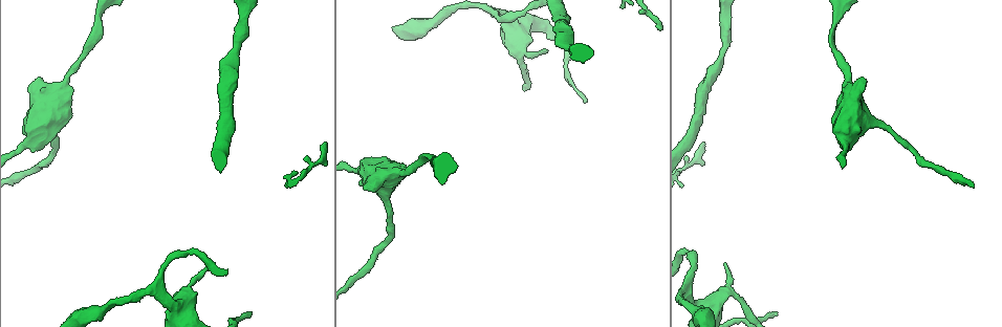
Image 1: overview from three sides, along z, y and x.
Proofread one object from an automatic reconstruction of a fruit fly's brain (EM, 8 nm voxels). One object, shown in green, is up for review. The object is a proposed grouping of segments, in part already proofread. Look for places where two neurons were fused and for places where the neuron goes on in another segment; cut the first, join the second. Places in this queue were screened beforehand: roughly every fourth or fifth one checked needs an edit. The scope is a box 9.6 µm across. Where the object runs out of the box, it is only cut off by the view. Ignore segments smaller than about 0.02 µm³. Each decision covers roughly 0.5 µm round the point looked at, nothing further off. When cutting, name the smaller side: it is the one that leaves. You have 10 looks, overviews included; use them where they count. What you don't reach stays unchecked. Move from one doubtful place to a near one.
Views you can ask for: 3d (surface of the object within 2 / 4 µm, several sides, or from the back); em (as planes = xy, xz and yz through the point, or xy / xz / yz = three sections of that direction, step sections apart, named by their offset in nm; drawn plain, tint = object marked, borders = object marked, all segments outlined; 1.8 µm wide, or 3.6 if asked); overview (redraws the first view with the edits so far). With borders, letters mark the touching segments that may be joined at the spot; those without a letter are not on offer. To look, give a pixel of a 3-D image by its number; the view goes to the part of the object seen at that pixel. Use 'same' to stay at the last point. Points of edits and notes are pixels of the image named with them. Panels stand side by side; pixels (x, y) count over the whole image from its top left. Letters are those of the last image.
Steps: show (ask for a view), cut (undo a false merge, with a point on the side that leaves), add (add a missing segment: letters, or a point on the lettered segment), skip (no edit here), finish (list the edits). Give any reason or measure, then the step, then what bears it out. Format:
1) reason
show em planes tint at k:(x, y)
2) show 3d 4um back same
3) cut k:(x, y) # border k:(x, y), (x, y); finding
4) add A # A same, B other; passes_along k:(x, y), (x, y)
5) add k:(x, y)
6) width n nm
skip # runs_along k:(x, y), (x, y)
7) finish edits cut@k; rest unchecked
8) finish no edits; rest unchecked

three arms meet
show em 3.6um planes tint at 1:(177, 312)

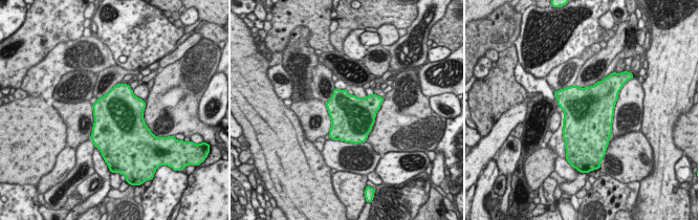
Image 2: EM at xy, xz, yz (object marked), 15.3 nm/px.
show em 3.6um planes borders same

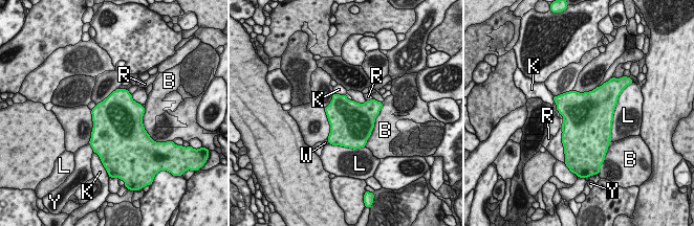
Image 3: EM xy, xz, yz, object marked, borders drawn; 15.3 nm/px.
width 650 nm
skip # B other, K other, L other, R other, W other, Y other; border 3:(333, 92), (345, 94); continuous, no second neuron

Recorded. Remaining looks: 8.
branch stops here
show em planes borders at 1:(546, 50)

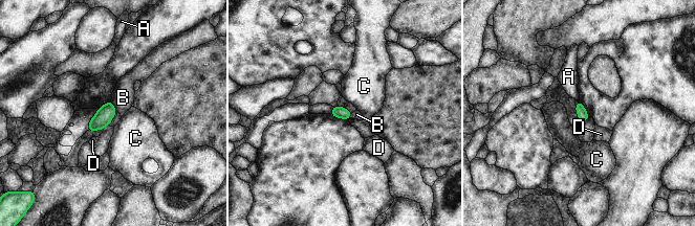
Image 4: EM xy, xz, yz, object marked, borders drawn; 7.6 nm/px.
longest_contact B 100 nm
skip # A other, B other, C other, D other; border 4:(111, 100), (117, 111); no lettered segment goes on from it

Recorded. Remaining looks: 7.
calibre changes
show em planes plain at 1:(91, 316)

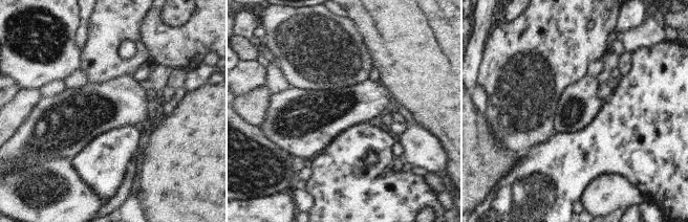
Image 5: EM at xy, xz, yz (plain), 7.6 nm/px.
show em planes tint same

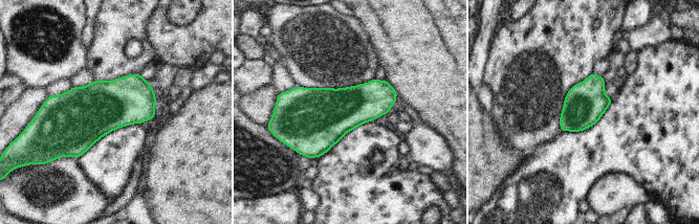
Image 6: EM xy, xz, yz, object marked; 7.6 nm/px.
see the neighbours
show em planes borders same

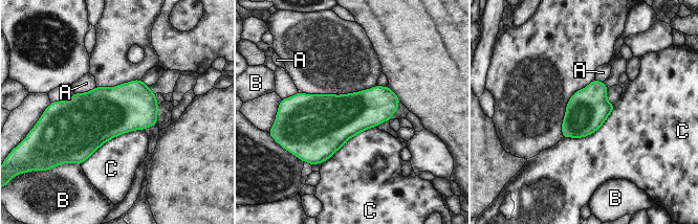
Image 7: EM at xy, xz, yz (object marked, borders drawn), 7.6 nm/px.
skip # A other, B other, C other; all the same neuron

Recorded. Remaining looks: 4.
thick turns thin
show 3d 4um at 1:(851, 102)

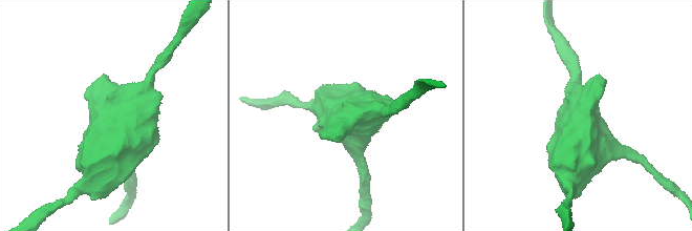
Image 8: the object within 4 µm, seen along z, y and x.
now the EM
show em 3.6um xy step 16 borders at 8:(355, 114)

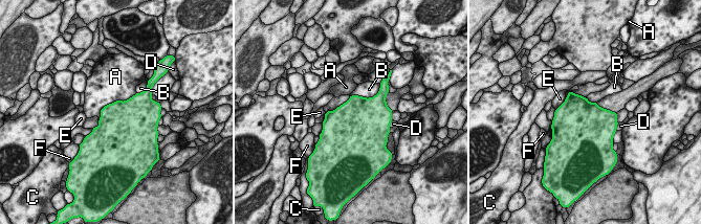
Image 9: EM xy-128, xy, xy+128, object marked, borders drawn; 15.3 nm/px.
width 550 nm
skip # A other, B other, C other, D other, E other, F other; border 9:(136, 92), (107, 104), (99, 120); continuous, no second neuron

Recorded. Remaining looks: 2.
finish no edits; rest unchecked

